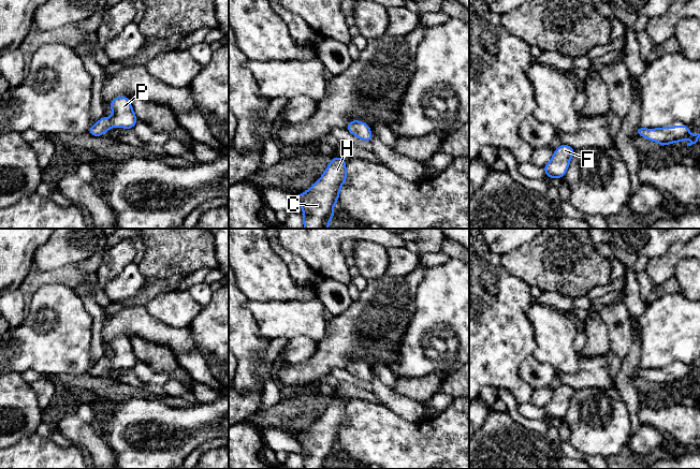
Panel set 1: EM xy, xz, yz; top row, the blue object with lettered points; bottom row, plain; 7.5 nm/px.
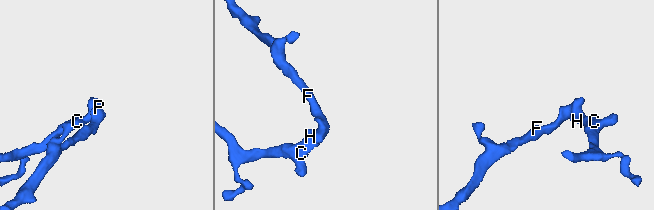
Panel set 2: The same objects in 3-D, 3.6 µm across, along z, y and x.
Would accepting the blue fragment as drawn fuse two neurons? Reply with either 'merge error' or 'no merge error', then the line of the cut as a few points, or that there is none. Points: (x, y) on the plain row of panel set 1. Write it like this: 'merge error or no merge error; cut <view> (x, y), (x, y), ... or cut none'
no merge error; cut none

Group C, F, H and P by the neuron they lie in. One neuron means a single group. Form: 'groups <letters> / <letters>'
groups C F H P

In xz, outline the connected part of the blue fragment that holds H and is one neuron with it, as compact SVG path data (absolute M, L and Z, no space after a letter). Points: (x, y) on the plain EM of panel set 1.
M334 397L308 431L292 436L303 449L304 469L329 469L327 464L334 458L332 446L337 444L341 424L348 421L346 405L342 398Z

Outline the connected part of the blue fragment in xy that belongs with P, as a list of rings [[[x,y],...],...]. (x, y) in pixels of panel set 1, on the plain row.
[[[125,336],[117,337],[110,342],[110,347],[113,350],[113,358],[108,360],[103,355],[103,357],[88,370],[90,376],[102,377],[113,367],[131,370],[134,368],[138,360],[132,350],[130,338]]]

